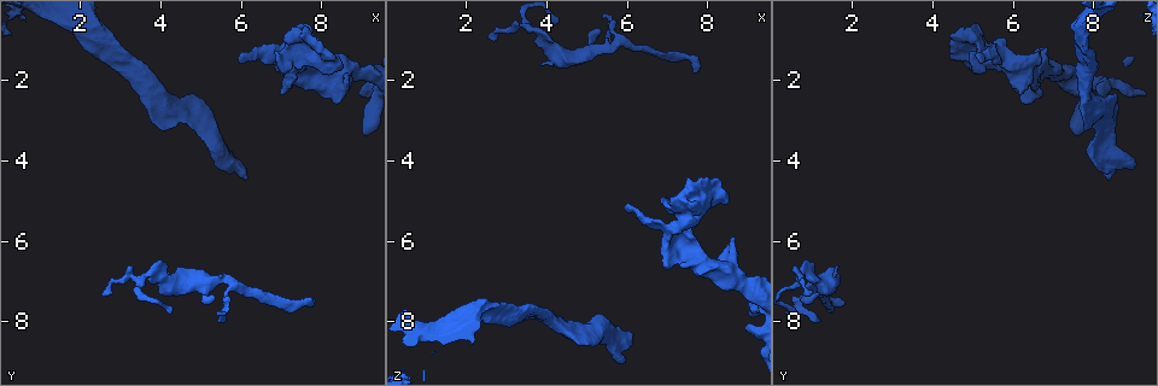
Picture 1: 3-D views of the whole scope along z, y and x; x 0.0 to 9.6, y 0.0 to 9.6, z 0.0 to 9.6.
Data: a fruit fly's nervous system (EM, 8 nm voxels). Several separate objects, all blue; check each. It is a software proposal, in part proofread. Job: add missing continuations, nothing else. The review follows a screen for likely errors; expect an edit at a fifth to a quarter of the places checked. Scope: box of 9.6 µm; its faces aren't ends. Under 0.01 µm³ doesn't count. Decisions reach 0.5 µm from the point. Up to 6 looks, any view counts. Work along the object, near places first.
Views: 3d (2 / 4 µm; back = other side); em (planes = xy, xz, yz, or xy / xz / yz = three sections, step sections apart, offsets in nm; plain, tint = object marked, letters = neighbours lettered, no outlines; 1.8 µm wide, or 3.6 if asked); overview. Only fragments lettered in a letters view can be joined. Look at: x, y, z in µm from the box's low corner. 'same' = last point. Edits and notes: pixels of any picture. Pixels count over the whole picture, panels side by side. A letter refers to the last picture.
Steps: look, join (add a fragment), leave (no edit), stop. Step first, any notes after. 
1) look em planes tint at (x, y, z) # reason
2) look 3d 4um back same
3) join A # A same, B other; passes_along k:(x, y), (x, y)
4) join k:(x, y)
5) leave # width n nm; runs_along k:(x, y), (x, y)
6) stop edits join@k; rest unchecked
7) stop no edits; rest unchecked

look em xz step 4 tint at (8.60, 2.00, 6.45) # abrupt turn

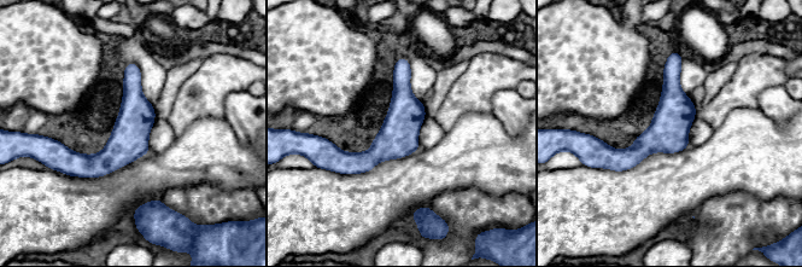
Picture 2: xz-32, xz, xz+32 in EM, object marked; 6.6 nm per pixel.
look em planes letters same

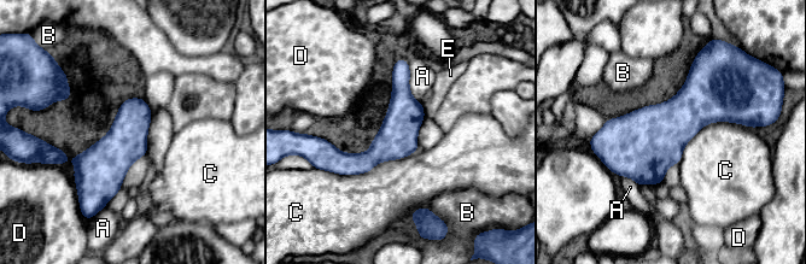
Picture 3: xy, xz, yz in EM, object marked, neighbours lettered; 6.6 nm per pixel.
leave # A other, B other, C other, D other, E other; border 3:(419, 150), (364, 172), (326, 171); none of them fits

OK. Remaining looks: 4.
look 3d 4um at (7.00, 1.35, 6.70) # an open end

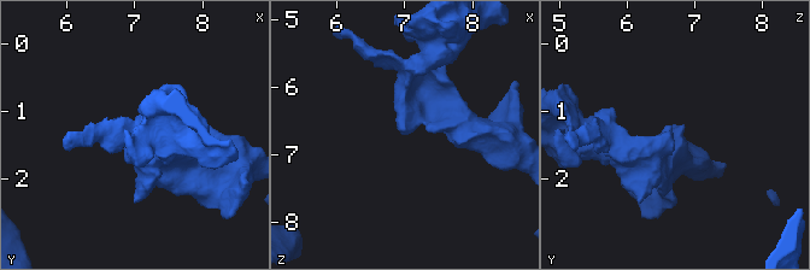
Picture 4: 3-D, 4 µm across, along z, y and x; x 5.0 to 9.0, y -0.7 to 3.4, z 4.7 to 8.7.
look em planes letters at (7.00, 1.35, 6.65)

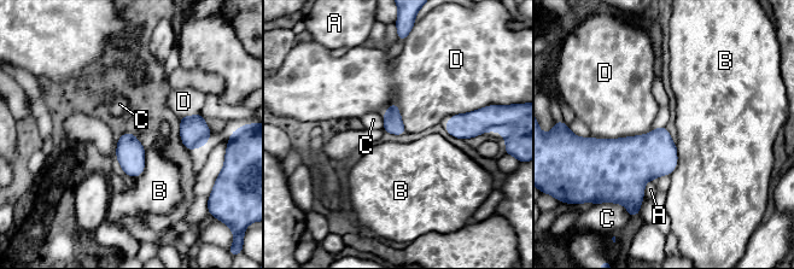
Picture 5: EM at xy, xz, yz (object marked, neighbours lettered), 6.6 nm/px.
leave # A other, B other, C other, D other; border 5:(661, 124), (643, 134), (589, 138); no lettered fragment goes on from it

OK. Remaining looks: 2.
look em yz step 8 letters at (3.55, 6.90, 0.70) # sharp bend

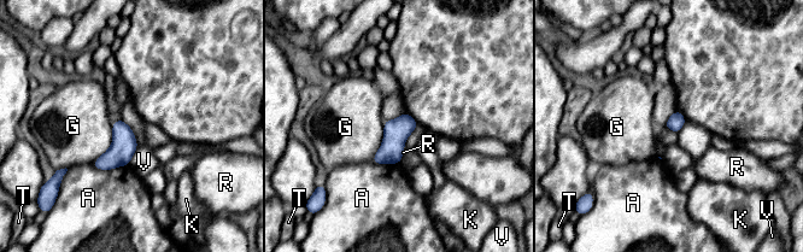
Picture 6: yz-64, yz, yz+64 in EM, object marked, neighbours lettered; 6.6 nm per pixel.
leave # A other, G other, K other, R other, T other, V other; border 6:(112, 122), (112, 144), (91, 163); none of them fits

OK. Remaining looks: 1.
stop no edits; rest unchecked

